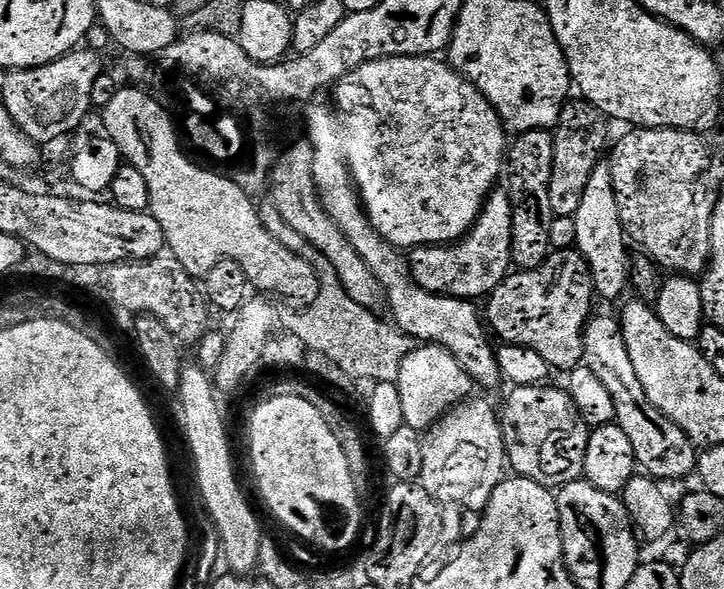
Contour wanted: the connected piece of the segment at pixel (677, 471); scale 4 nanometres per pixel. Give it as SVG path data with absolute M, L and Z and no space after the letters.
M593 315L585 324L582 364L612 395L616 411L615 423L619 424L626 432L626 437L630 438L637 465L647 475L660 482L680 480L688 475L691 477L696 471L697 449L684 431L674 422L670 422L670 418L663 416L646 398L634 374L634 366L630 362L624 338L620 335L620 322L615 315Z

